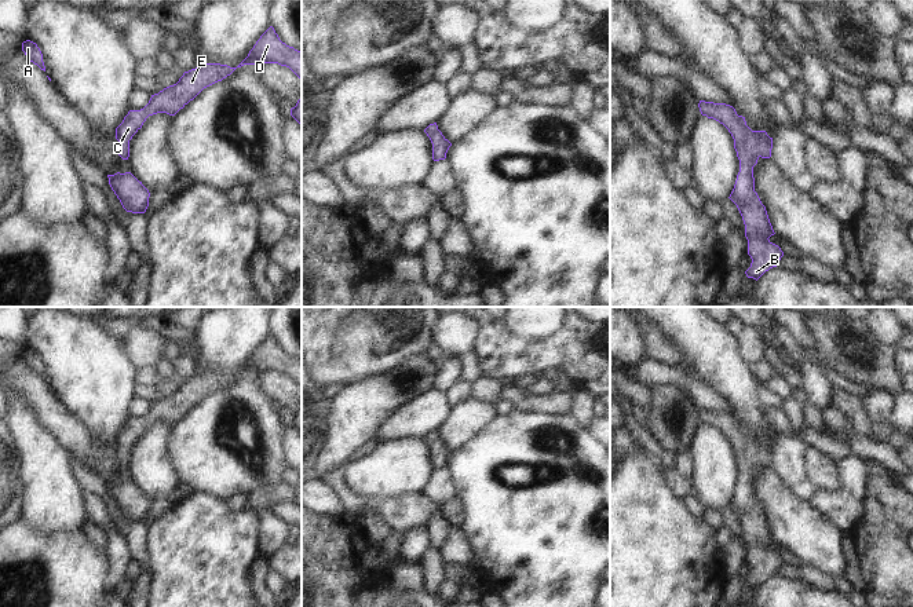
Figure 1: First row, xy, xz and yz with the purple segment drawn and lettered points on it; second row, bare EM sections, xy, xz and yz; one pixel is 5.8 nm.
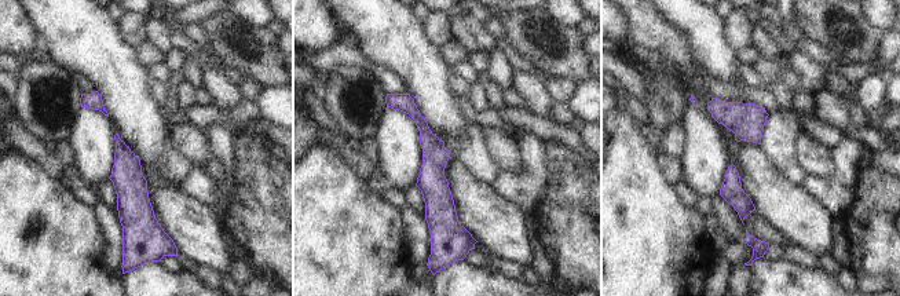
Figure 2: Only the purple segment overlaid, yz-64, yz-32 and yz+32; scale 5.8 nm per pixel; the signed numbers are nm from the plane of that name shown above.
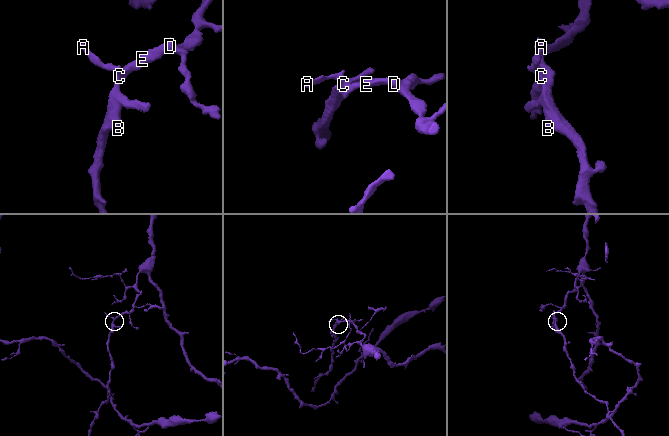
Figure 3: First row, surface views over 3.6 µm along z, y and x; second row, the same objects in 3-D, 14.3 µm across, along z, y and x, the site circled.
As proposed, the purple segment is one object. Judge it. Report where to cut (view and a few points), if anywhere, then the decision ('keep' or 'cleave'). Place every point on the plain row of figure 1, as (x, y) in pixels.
no cut; keep

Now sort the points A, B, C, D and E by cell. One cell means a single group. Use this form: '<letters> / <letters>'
A B C D E

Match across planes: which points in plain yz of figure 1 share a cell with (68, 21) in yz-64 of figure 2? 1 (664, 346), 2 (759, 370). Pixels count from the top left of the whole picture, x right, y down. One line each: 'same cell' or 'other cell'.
1: other cell
2: other cell

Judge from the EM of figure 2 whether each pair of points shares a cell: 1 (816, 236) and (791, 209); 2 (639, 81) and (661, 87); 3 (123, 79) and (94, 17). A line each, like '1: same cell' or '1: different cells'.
1: same cell
2: different cells
3: same cell

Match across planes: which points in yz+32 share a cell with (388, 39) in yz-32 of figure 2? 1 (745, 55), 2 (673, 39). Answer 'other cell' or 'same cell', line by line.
1: other cell
2: other cell

